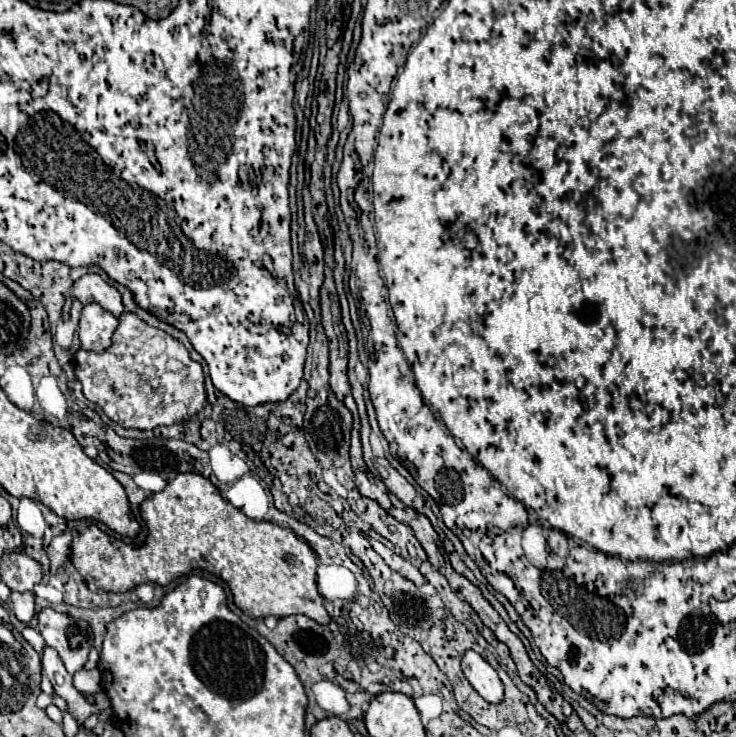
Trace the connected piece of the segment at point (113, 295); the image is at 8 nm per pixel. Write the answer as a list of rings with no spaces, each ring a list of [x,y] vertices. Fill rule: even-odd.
[[[86,273],[78,281],[74,281],[72,297],[78,299],[82,305],[100,303],[104,309],[108,309],[116,317],[120,317],[120,313],[124,311],[120,293],[96,273]]]

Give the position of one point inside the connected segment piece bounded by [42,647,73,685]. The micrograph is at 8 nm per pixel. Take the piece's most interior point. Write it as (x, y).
(52, 664)

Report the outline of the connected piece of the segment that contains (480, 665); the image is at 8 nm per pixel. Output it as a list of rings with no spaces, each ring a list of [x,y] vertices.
[[[466,651],[462,657],[462,673],[466,675],[468,683],[476,689],[476,693],[486,699],[488,703],[500,703],[504,697],[504,685],[498,673],[476,653]]]

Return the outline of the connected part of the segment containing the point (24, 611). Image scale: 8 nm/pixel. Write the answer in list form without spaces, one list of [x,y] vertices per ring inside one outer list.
[[[12,591],[8,605],[10,605],[10,611],[22,623],[28,623],[35,616],[35,598],[32,592],[20,593],[18,591]]]

